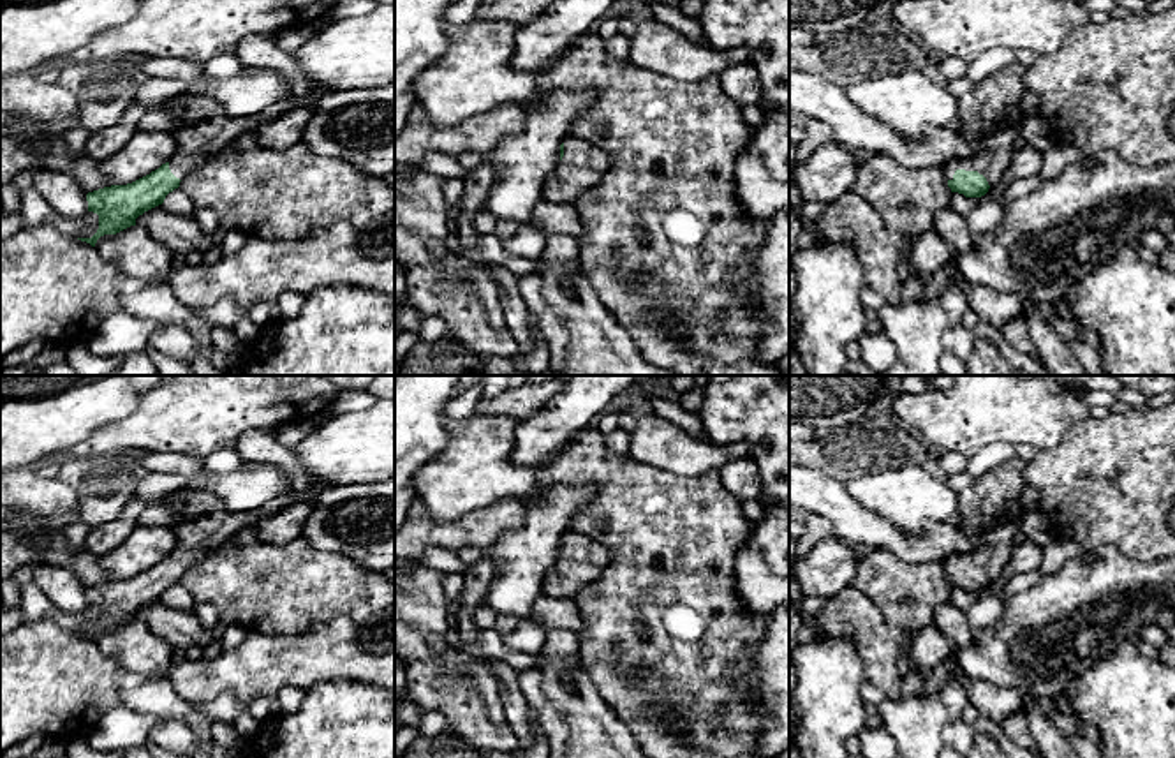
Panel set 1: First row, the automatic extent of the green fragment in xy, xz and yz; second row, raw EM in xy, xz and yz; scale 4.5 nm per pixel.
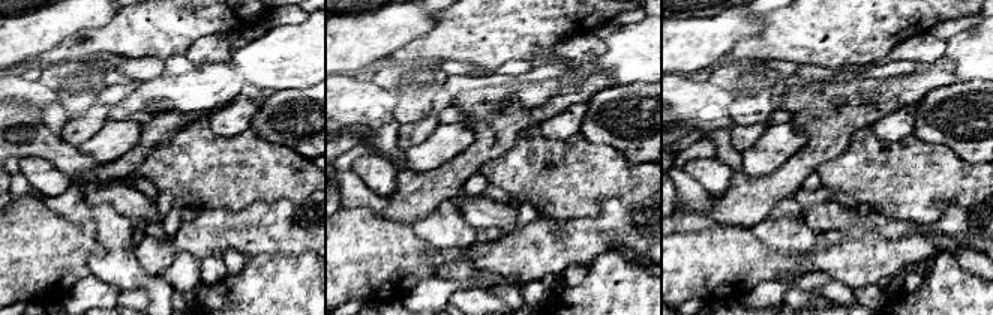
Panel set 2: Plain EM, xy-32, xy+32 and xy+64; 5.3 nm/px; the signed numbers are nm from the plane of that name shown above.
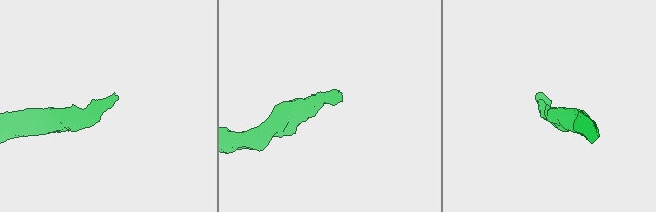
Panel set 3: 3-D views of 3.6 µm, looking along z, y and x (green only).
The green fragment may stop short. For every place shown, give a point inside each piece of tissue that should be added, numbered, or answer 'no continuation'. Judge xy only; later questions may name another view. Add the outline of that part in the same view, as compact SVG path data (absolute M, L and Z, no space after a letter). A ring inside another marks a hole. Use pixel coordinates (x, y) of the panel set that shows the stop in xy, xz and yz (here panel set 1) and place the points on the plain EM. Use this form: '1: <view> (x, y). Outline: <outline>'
1: xy (205, 524). Outline: M292 490L278 499L270 501L268 504L264 504L257 511L231 513L211 494L173 492L169 495L176 495L180 499L180 508L169 509L169 511L178 513L181 516L181 520L173 527L174 534L176 534L176 545L174 545L173 552L169 554L169 564L180 575L183 575L187 569L196 566L206 555L213 554L236 531L245 529L245 527L254 527L264 516L282 509L284 506L287 506L294 501L310 502L314 499L312 494L299 494L299 492ZM169 495L162 497L162 499L167 499Z

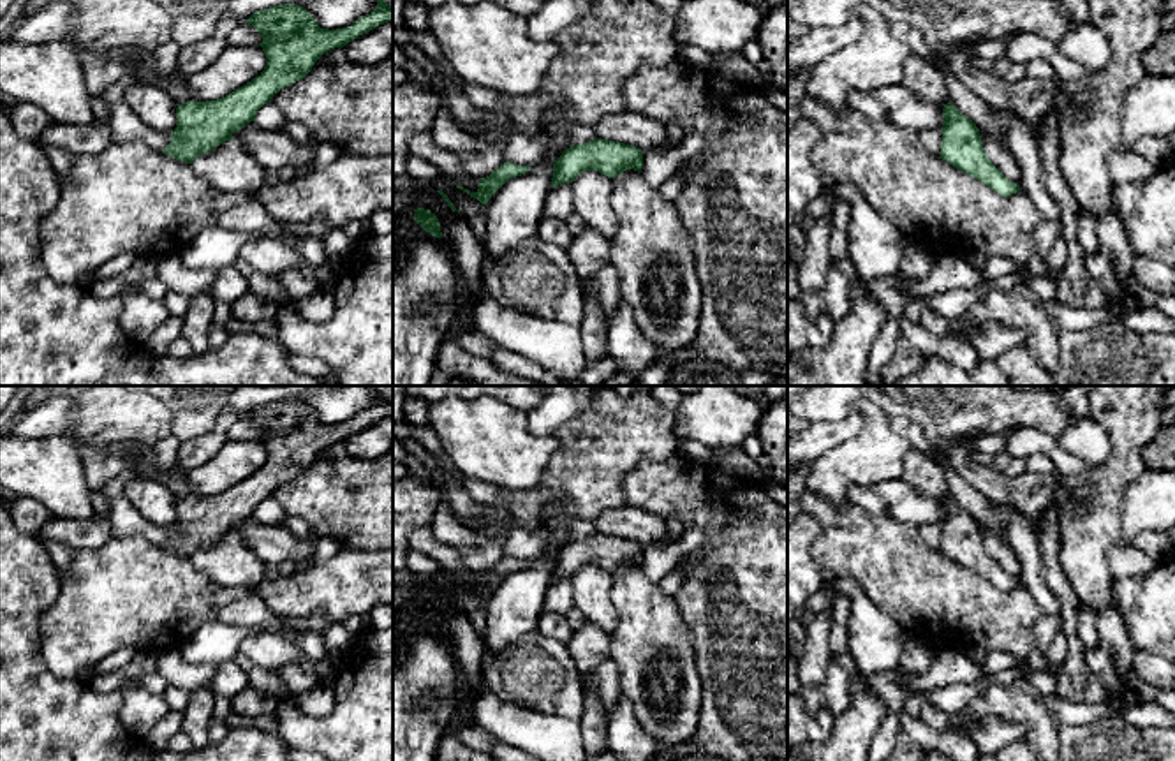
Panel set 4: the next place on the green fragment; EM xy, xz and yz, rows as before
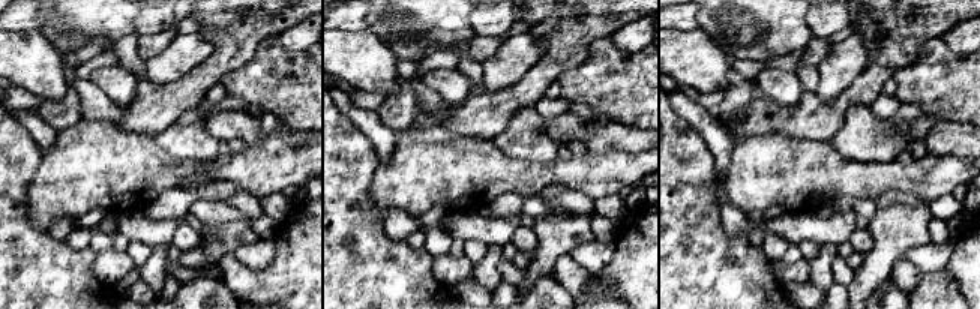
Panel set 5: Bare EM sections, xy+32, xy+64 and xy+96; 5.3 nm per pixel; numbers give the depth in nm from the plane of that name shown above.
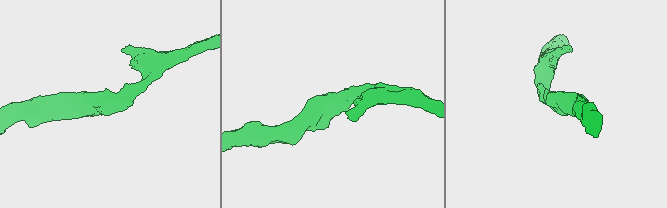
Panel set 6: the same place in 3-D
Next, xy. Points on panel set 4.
no continuation

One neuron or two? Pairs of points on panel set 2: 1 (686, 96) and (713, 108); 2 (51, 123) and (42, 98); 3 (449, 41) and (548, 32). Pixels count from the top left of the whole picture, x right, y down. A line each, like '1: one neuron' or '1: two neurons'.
1: one neuron
2: two neurons
3: one neuron

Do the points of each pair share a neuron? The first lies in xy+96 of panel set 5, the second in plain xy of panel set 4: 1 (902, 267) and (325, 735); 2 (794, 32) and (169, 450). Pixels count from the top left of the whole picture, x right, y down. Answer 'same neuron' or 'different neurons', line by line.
1: same neuron
2: different neurons

